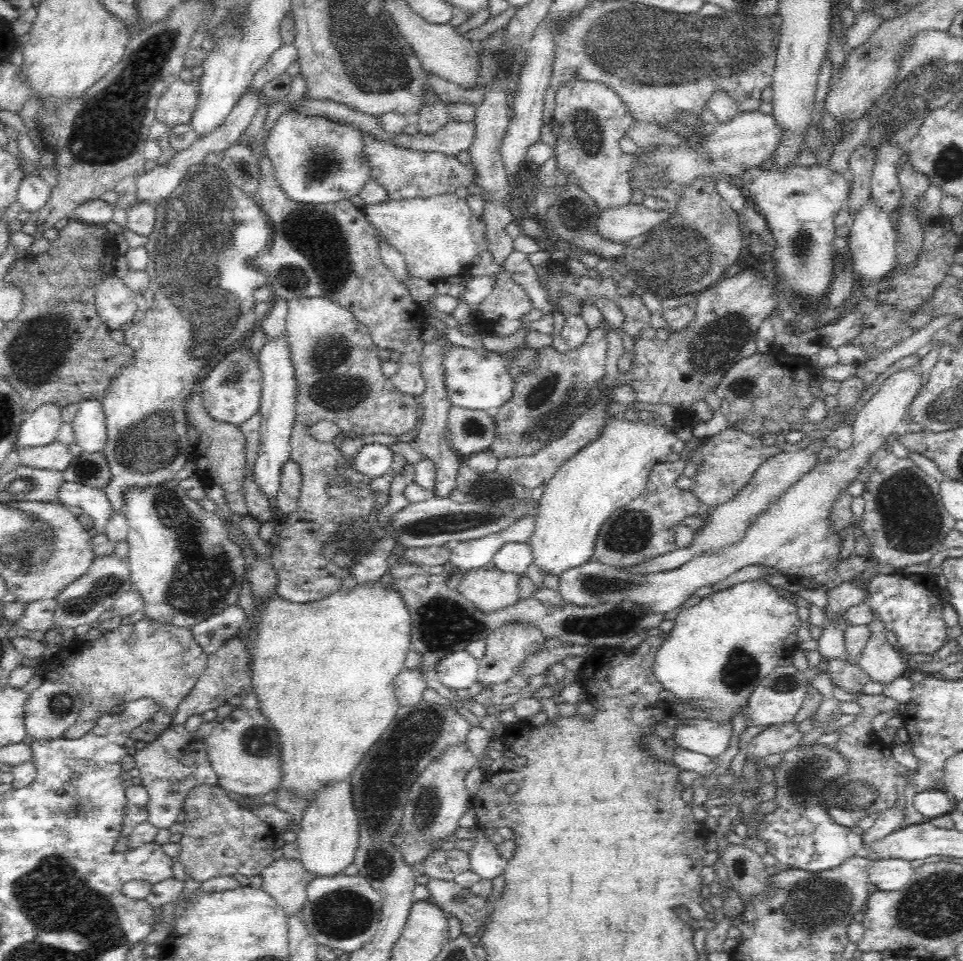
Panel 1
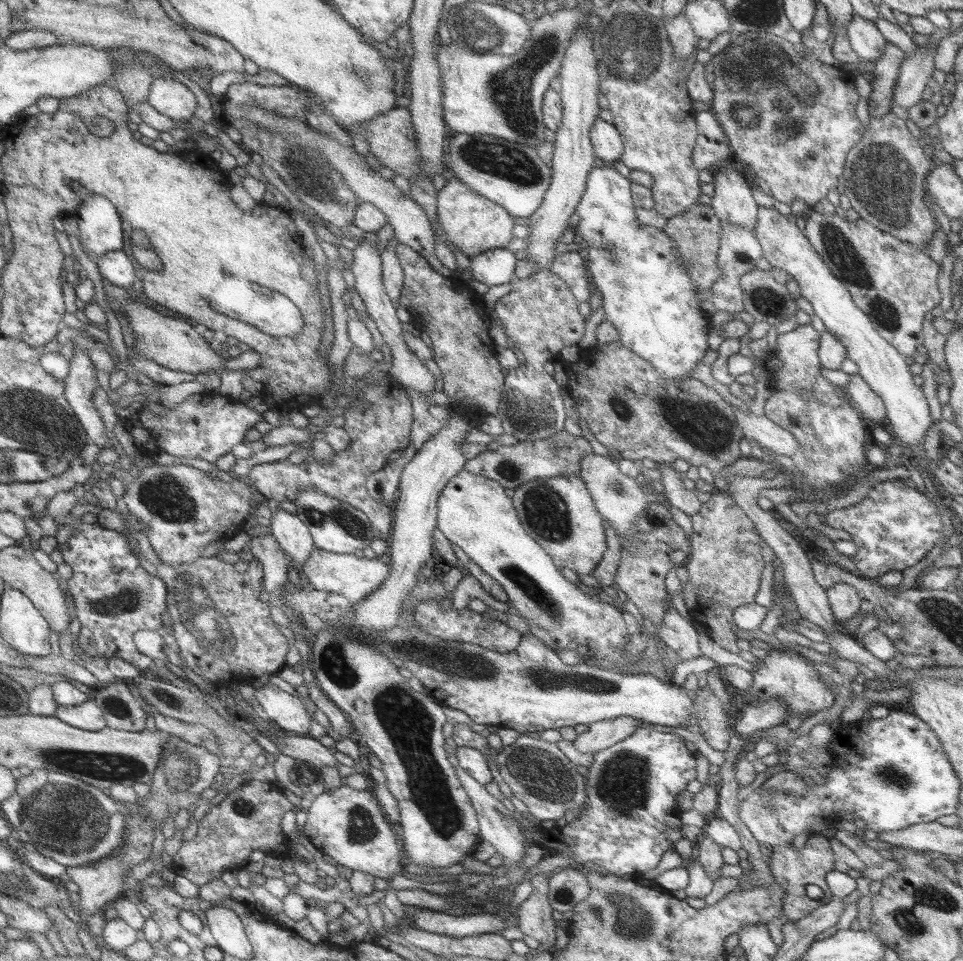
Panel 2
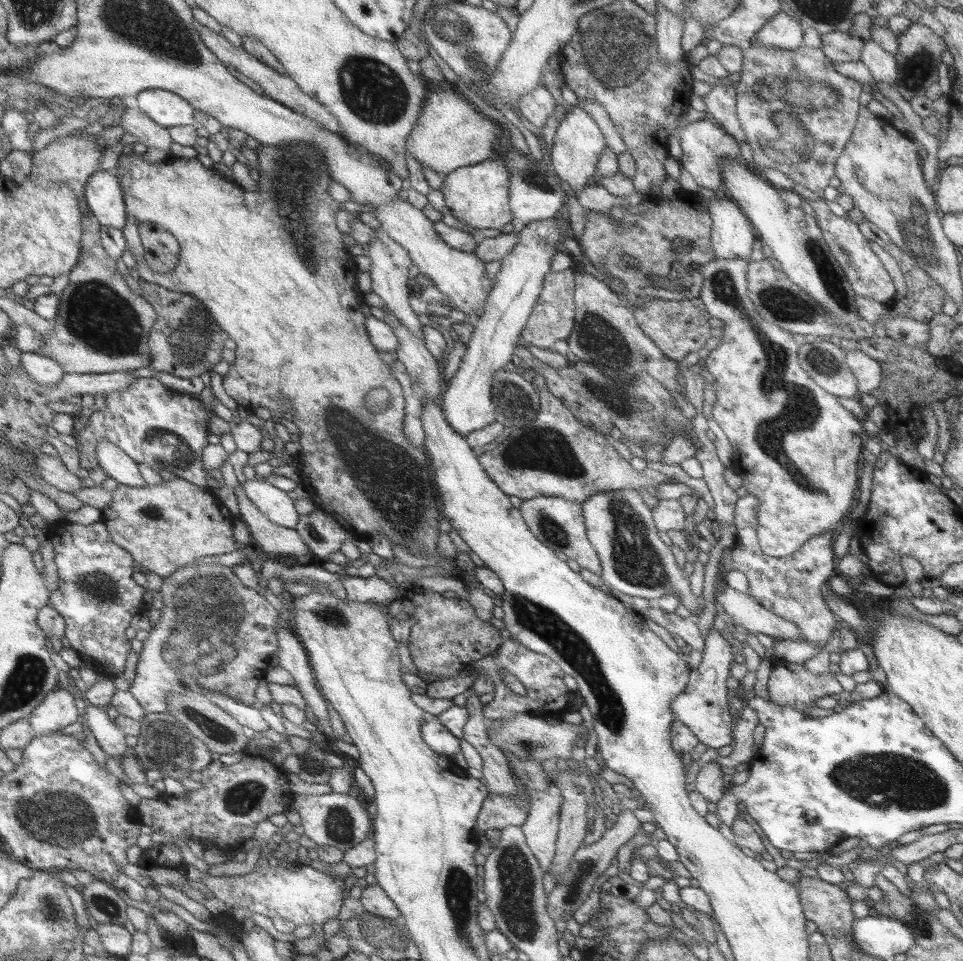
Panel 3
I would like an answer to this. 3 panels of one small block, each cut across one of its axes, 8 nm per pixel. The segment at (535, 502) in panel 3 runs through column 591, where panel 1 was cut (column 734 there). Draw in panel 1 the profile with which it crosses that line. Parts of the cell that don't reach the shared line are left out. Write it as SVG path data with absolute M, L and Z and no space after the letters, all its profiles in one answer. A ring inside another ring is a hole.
M919 367L913 371L900 371L892 375L867 405L857 412L854 422L852 446L840 454L827 458L826 462L817 462L816 466L789 490L776 500L776 504L760 516L748 530L744 541L738 546L726 548L718 554L706 554L690 560L688 564L658 573L634 573L630 569L605 565L600 562L588 562L574 570L562 574L559 578L559 593L565 604L578 609L596 609L602 604L626 602L637 606L646 615L660 615L665 619L680 613L684 602L696 595L704 586L716 586L724 582L734 572L751 564L768 565L784 576L790 574L800 580L814 580L818 585L834 589L842 584L835 573L836 557L840 550L837 536L829 527L829 512L832 501L840 489L845 490L847 482L856 479L858 469L865 466L869 454L881 447L881 444L901 428L906 418L906 409L920 388Z

